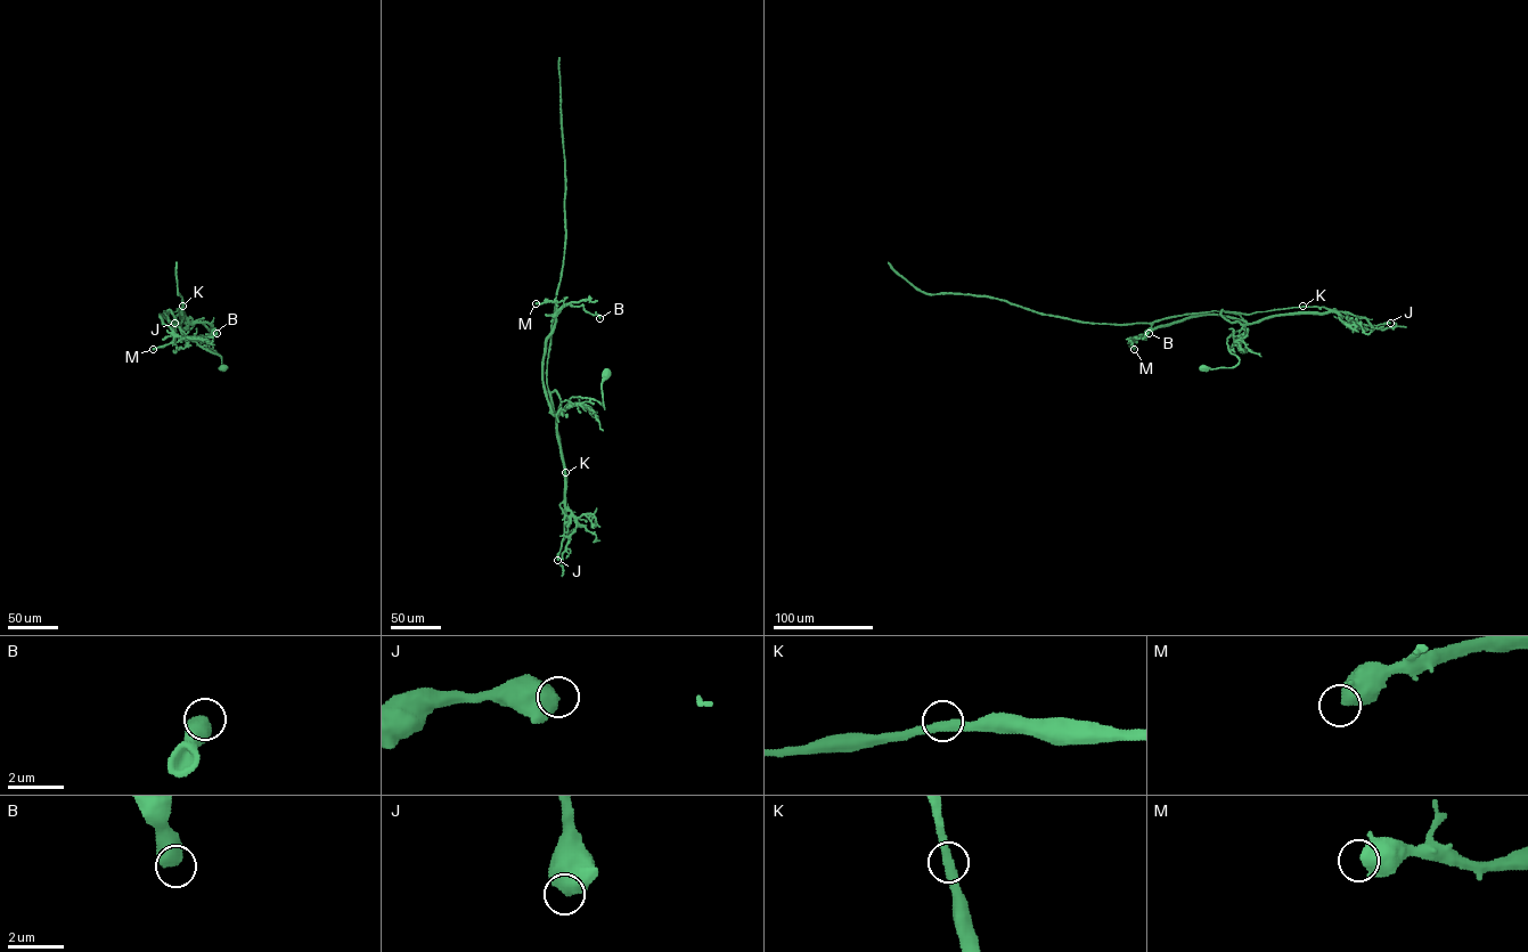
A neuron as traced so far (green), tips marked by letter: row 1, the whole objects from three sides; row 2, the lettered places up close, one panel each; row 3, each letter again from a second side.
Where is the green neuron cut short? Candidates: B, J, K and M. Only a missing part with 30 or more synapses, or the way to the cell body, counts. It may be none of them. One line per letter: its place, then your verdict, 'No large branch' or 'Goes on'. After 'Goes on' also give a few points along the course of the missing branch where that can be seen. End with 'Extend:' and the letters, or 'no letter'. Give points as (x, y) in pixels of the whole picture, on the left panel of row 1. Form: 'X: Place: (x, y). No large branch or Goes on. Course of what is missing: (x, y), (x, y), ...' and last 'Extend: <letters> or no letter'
B: Place: (217, 333). No large branch
J: Place: (174, 323). No large branch
K: Place: (182, 306). No large branch
M: Place: (153, 349). No large branch
Extend: no letter

